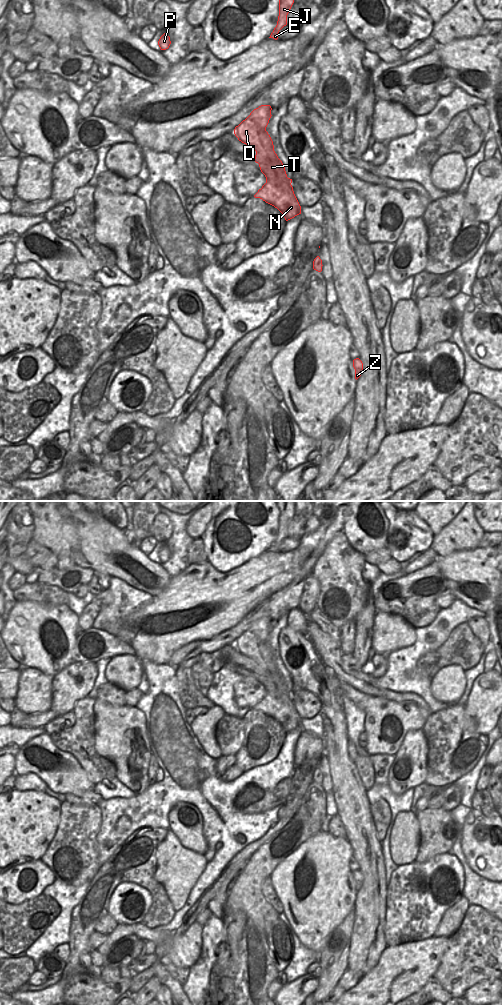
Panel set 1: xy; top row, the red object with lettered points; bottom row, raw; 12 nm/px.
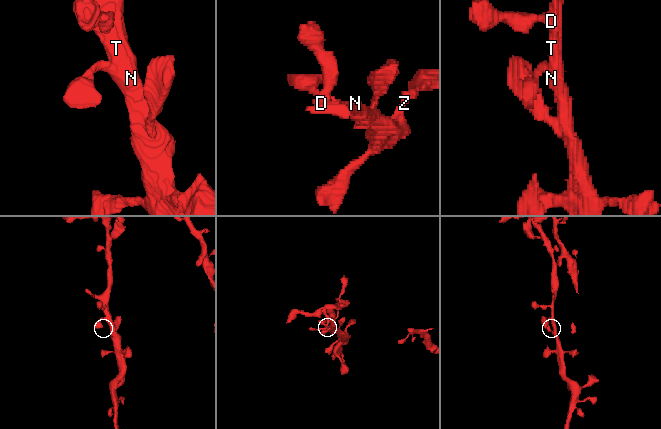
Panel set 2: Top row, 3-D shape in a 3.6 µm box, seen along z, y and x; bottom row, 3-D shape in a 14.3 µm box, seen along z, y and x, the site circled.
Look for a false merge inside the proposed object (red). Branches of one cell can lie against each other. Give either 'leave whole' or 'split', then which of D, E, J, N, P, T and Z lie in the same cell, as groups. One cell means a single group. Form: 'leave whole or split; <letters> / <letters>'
leave whole; D E J N P T Z

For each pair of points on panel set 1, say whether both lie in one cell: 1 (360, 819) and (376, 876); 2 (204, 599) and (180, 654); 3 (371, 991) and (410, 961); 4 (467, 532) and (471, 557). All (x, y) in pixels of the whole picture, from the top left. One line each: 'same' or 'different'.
1: same
2: different
3: same
4: different

